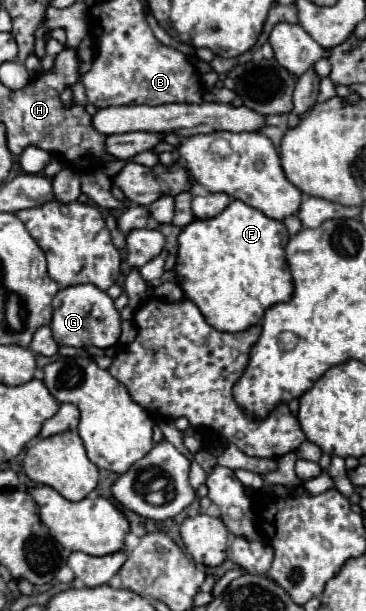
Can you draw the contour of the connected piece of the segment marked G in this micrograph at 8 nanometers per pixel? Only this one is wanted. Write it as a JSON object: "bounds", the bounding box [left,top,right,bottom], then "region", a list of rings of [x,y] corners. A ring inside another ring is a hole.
{"bounds":[53,285,121,349],"region":[[[73,285],[61,289],[53,299],[53,339],[59,345],[85,347],[93,345],[99,349],[109,349],[119,341],[121,317],[113,305],[113,299],[95,285]]]}

